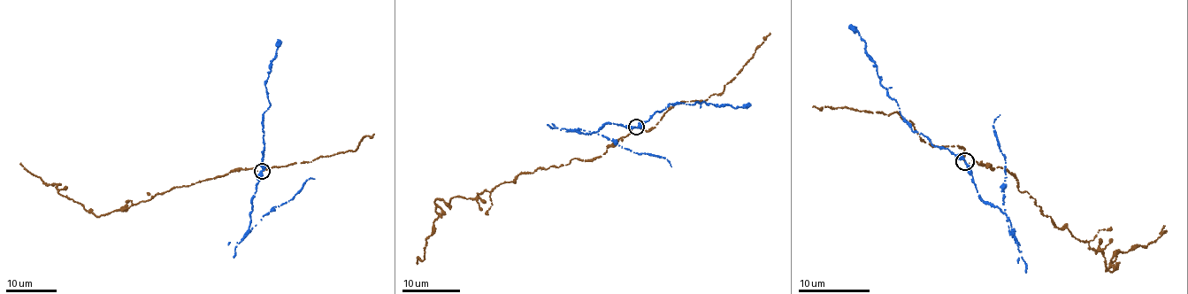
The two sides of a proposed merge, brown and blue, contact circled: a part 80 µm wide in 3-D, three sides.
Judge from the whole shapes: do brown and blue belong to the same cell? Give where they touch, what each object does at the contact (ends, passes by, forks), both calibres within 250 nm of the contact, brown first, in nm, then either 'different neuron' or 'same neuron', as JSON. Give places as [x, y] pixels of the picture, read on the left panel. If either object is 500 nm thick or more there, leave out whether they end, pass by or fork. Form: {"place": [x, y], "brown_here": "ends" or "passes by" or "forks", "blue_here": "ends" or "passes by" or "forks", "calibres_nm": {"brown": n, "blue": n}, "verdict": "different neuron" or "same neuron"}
{"place": [262, 171], "brown_here": "ends", "blue_here": "passes by", "calibres_nm": {"brown": 140, "blue": 320}, "verdict": "different neuron"}

